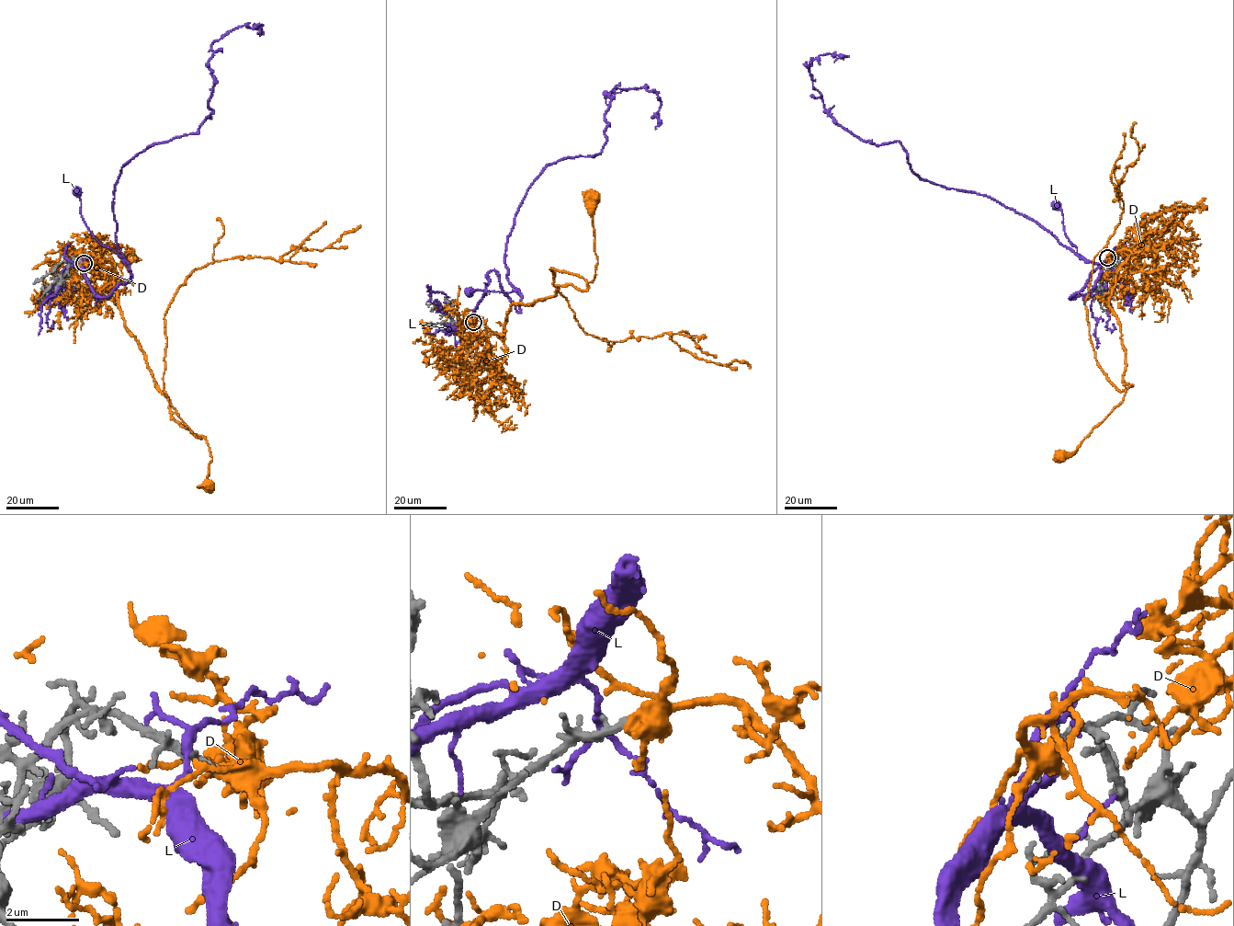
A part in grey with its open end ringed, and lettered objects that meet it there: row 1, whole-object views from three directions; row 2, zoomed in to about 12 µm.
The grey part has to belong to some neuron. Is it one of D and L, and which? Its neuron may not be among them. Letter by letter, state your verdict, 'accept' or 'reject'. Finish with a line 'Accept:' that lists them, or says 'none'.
D: accept
L: reject
Accept: D

